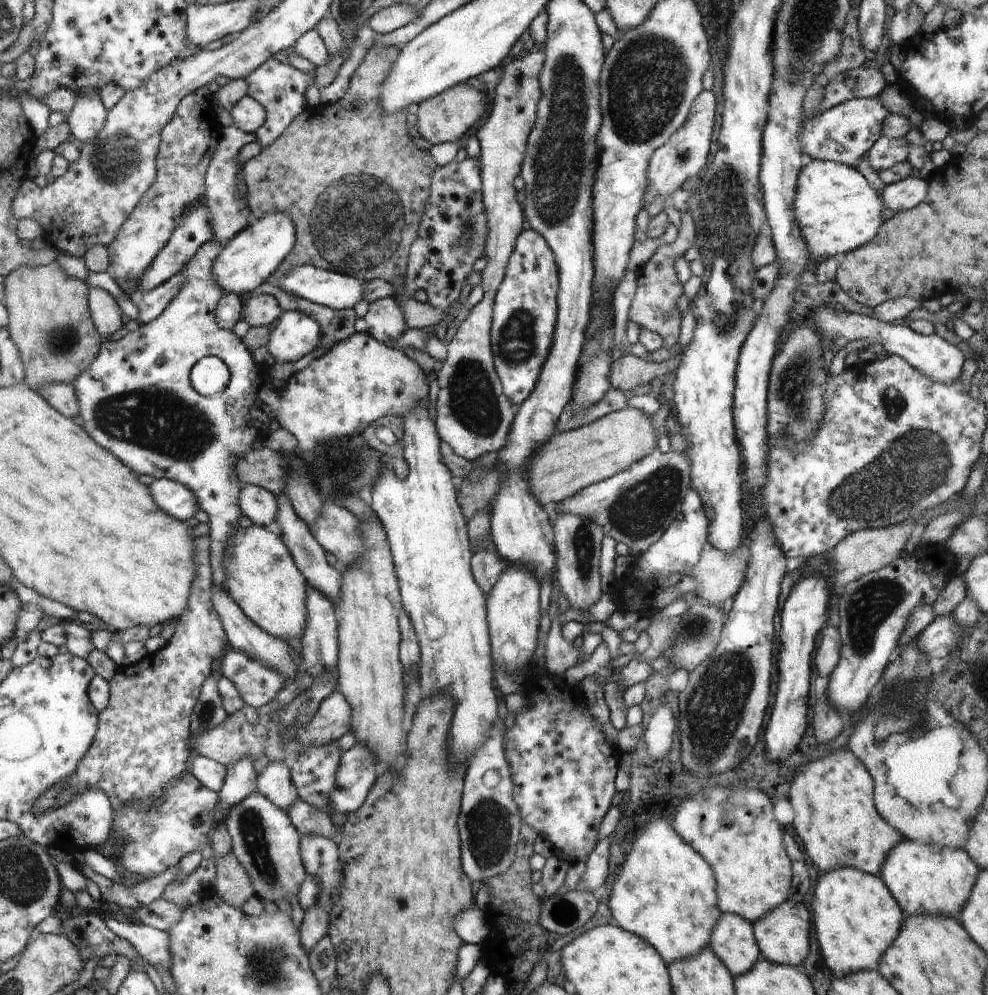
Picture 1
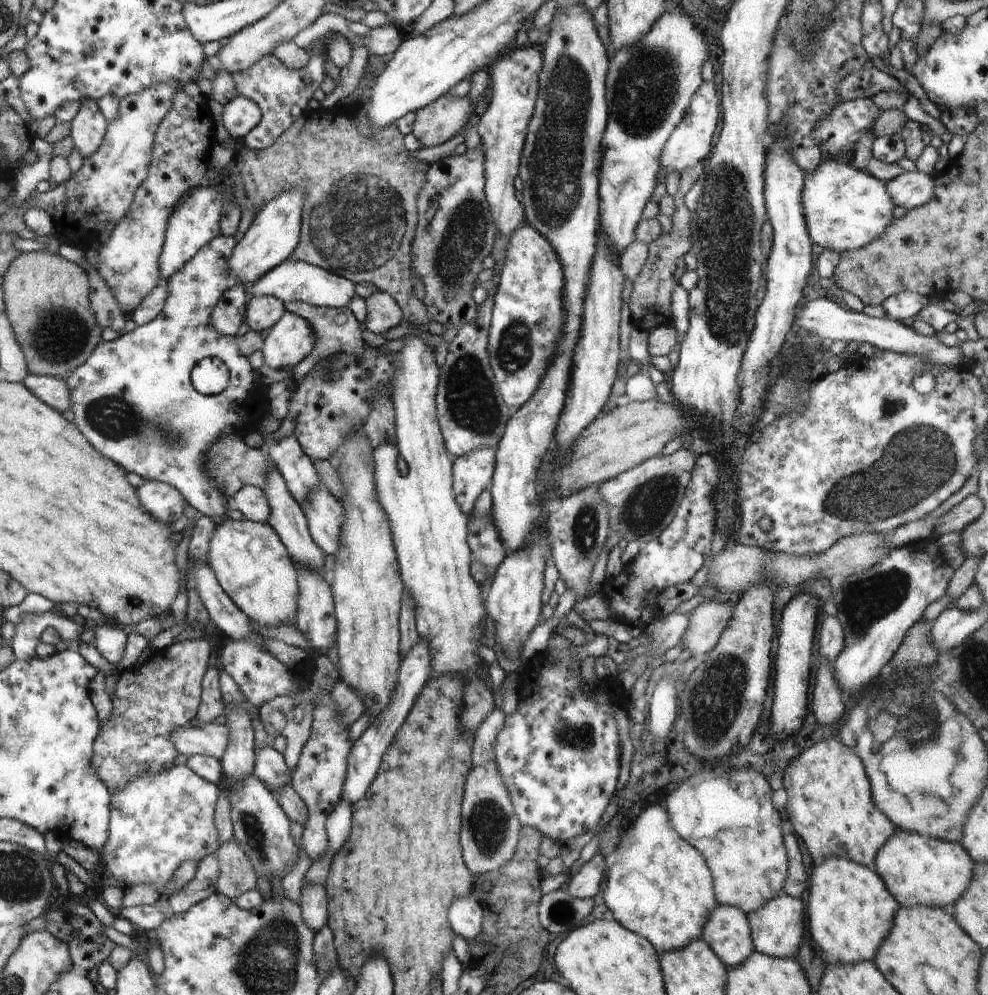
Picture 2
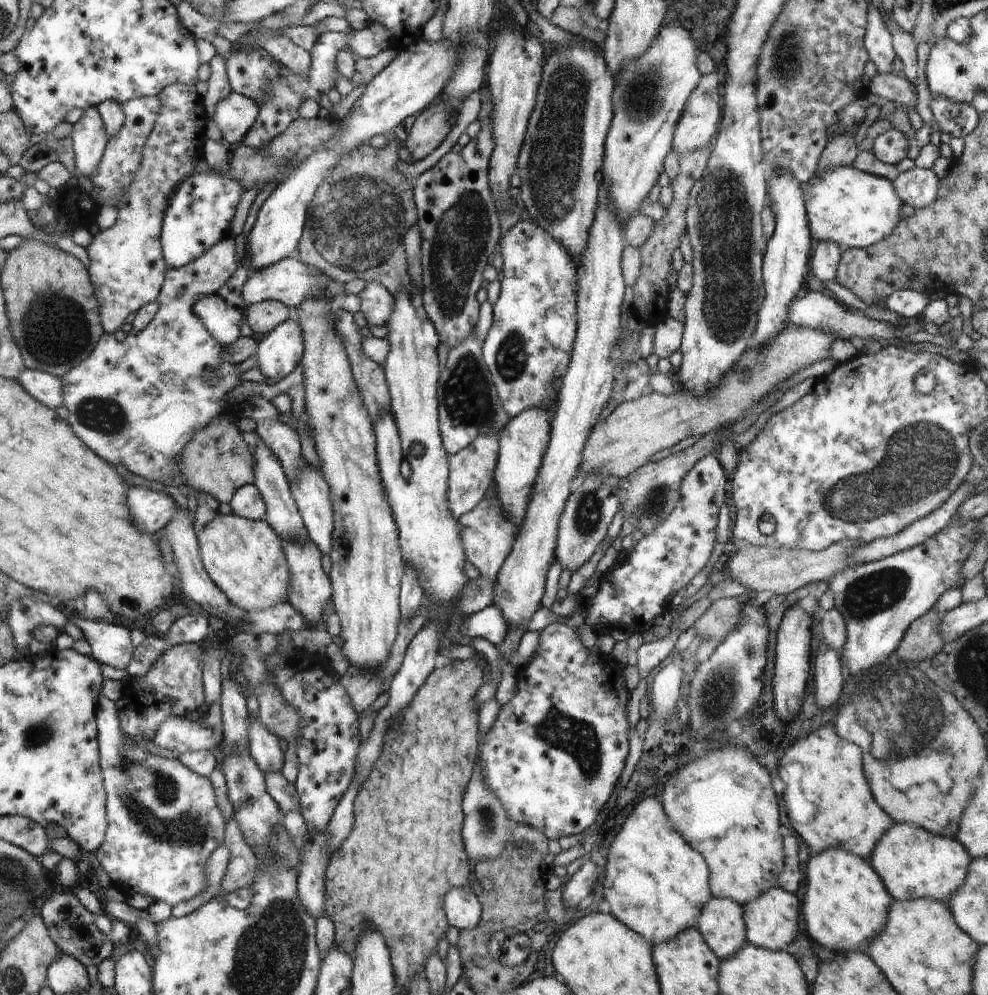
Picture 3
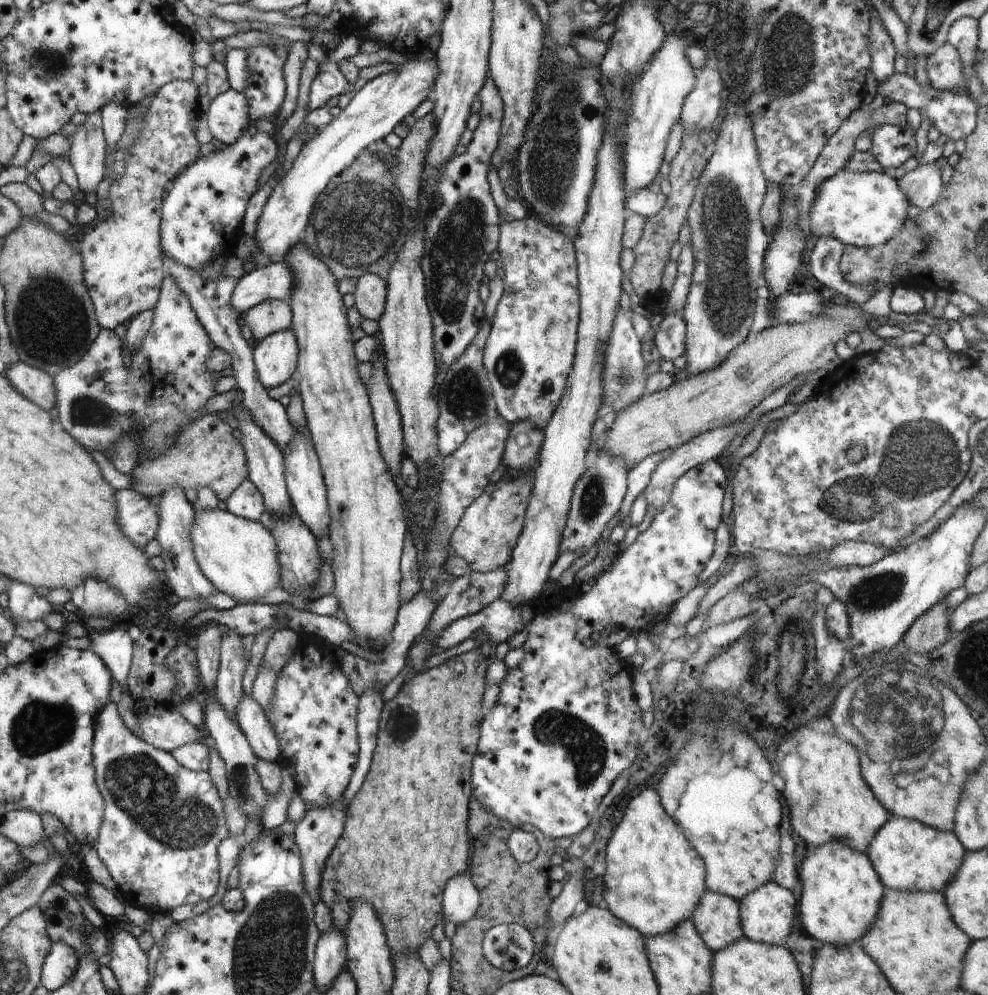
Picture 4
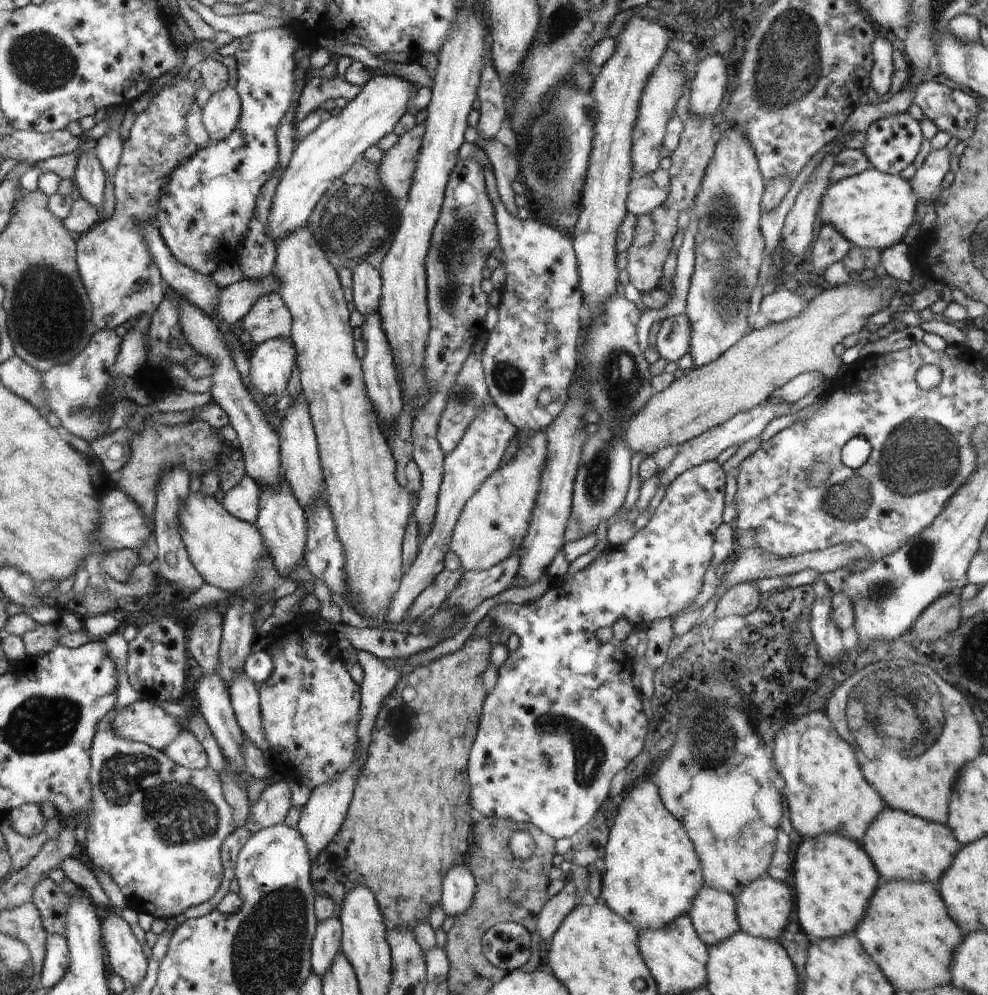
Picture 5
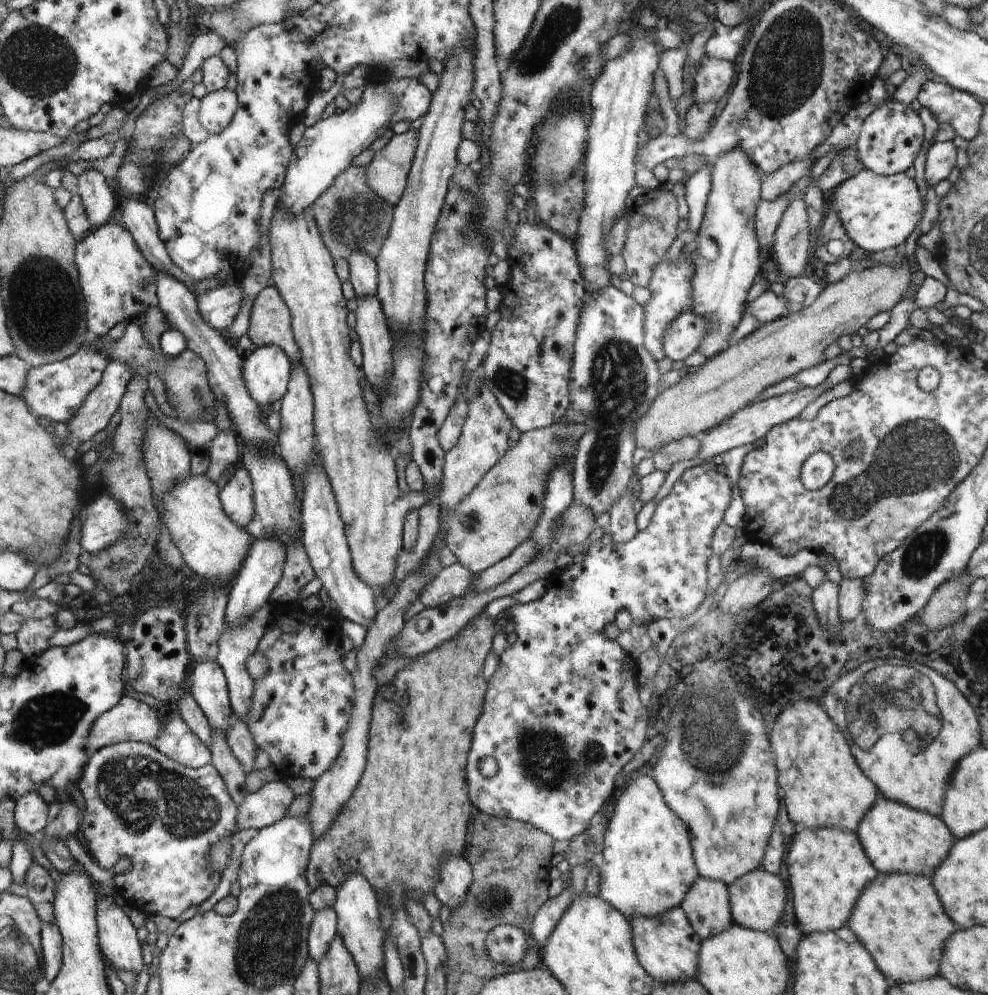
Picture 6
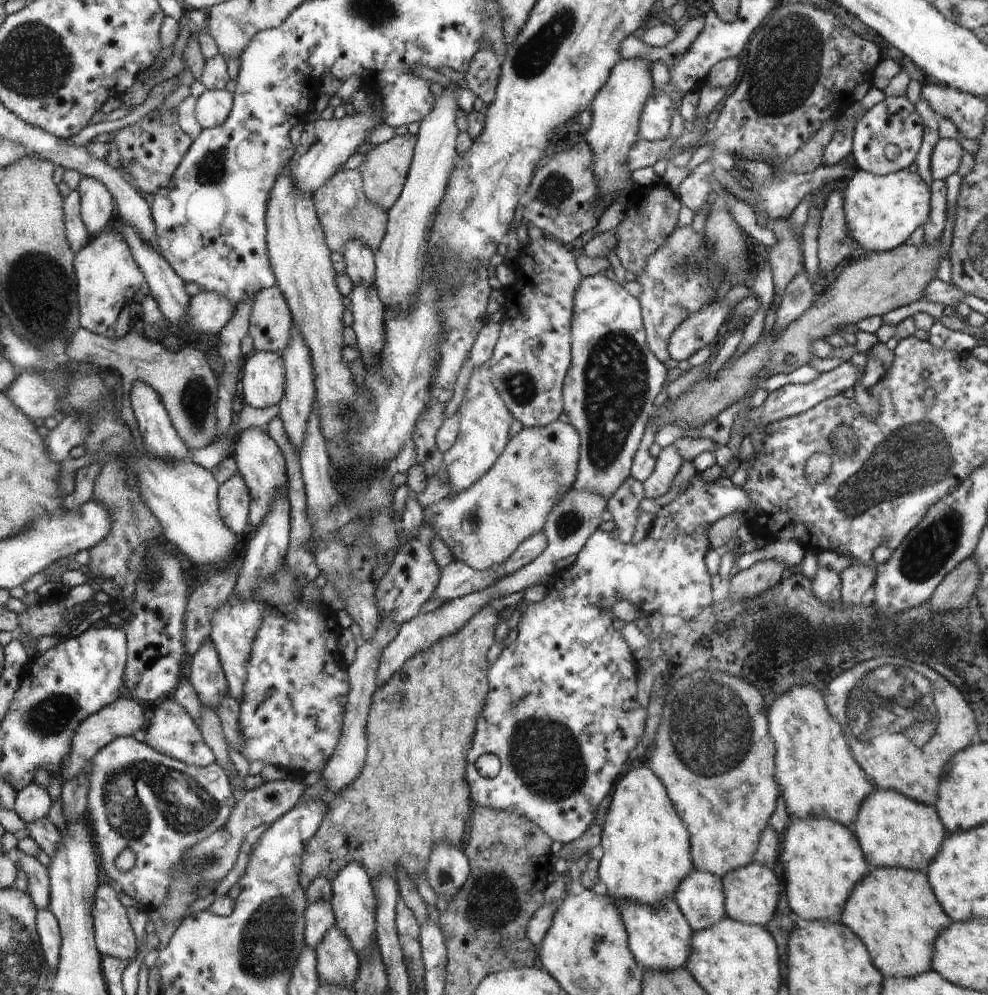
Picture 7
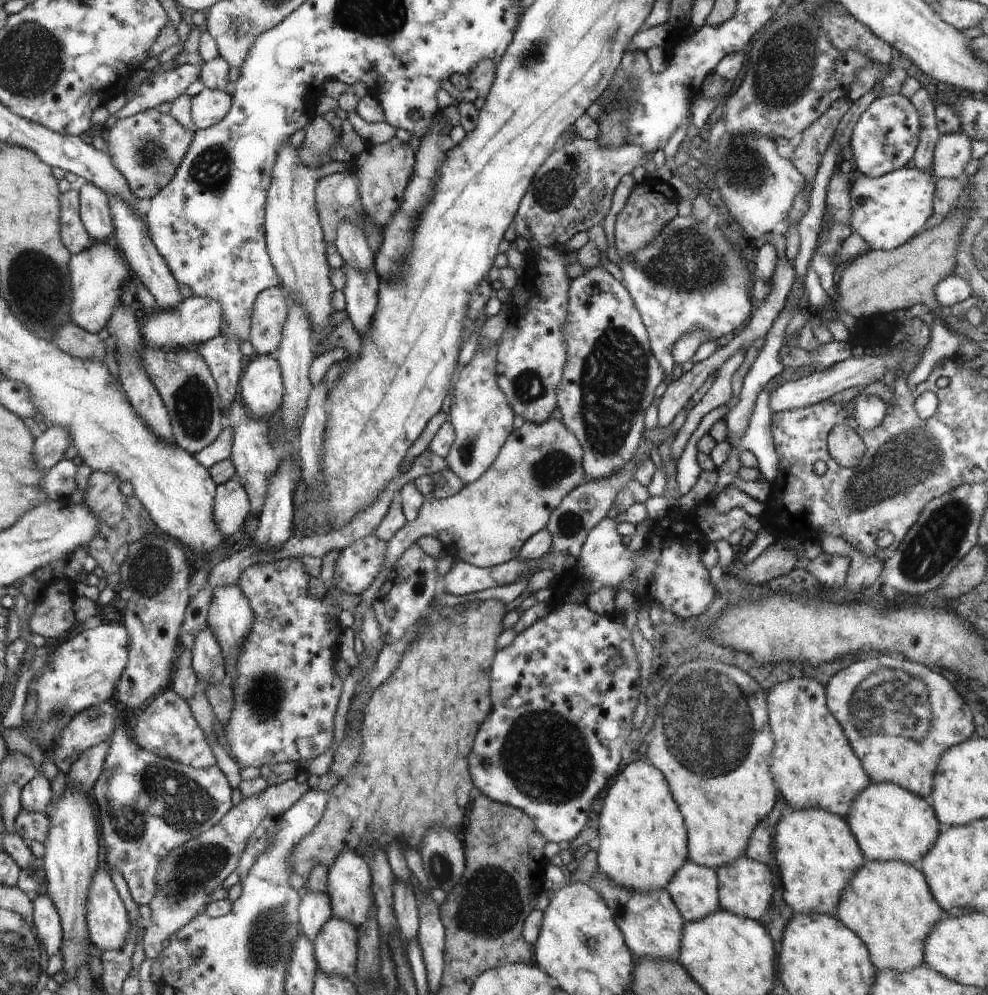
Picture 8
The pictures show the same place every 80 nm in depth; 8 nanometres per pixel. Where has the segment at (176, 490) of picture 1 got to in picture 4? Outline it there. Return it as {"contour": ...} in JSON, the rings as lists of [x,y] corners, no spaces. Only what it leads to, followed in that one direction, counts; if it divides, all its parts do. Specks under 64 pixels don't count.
{"contour":[[[134,488],[120,489],[117,493],[117,521],[123,533],[144,549],[158,534],[158,498],[152,500]]]}

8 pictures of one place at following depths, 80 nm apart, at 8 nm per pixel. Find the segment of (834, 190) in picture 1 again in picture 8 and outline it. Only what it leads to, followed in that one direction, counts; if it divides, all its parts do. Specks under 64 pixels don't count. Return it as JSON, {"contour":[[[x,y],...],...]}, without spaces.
{"contour":[[[902,167],[888,174],[871,177],[855,174],[850,187],[850,224],[854,233],[861,236],[869,249],[891,251],[925,228],[928,217],[933,213],[935,182],[938,179],[933,172],[922,172],[915,168]]]}

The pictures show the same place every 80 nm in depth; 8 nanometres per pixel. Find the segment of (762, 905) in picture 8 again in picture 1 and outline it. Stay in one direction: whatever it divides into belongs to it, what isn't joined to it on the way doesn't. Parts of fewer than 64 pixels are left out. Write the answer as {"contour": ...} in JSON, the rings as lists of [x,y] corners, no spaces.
{"contour":[[[790,899],[758,919],[753,924],[753,931],[762,957],[776,964],[800,967],[806,960],[810,948],[811,924],[812,916],[804,903]]]}

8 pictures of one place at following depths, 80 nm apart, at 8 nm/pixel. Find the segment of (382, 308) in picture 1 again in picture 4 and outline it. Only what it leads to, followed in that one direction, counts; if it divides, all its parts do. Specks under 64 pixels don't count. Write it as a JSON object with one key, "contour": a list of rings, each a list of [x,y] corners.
{"contour":[[[375,274],[359,276],[355,284],[355,306],[361,316],[370,320],[380,320],[385,309],[387,284]]]}

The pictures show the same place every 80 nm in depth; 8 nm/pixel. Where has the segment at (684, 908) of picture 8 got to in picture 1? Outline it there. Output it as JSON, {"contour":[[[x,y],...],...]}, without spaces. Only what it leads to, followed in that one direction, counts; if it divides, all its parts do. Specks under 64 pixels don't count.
{"contour":[[[721,913],[709,946],[734,977],[750,971],[762,958],[753,924],[737,914]]]}

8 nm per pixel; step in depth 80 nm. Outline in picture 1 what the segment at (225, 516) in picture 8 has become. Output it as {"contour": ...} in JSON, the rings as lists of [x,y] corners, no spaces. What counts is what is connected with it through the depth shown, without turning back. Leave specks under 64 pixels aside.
{"contour":[[[244,485],[240,491],[239,505],[254,525],[265,527],[278,518],[279,501],[276,494],[268,492],[268,489]]]}

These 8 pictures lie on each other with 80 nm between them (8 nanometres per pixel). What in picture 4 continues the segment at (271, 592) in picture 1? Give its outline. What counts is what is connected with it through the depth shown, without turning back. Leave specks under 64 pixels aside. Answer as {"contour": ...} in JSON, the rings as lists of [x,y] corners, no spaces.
{"contour":[[[218,507],[202,511],[199,515],[195,512],[191,539],[194,556],[202,574],[218,591],[237,599],[240,605],[258,603],[258,598],[264,598],[270,590],[274,590],[278,586],[278,582],[281,582],[278,547],[275,538],[263,524],[260,524],[259,520],[242,519]]]}

